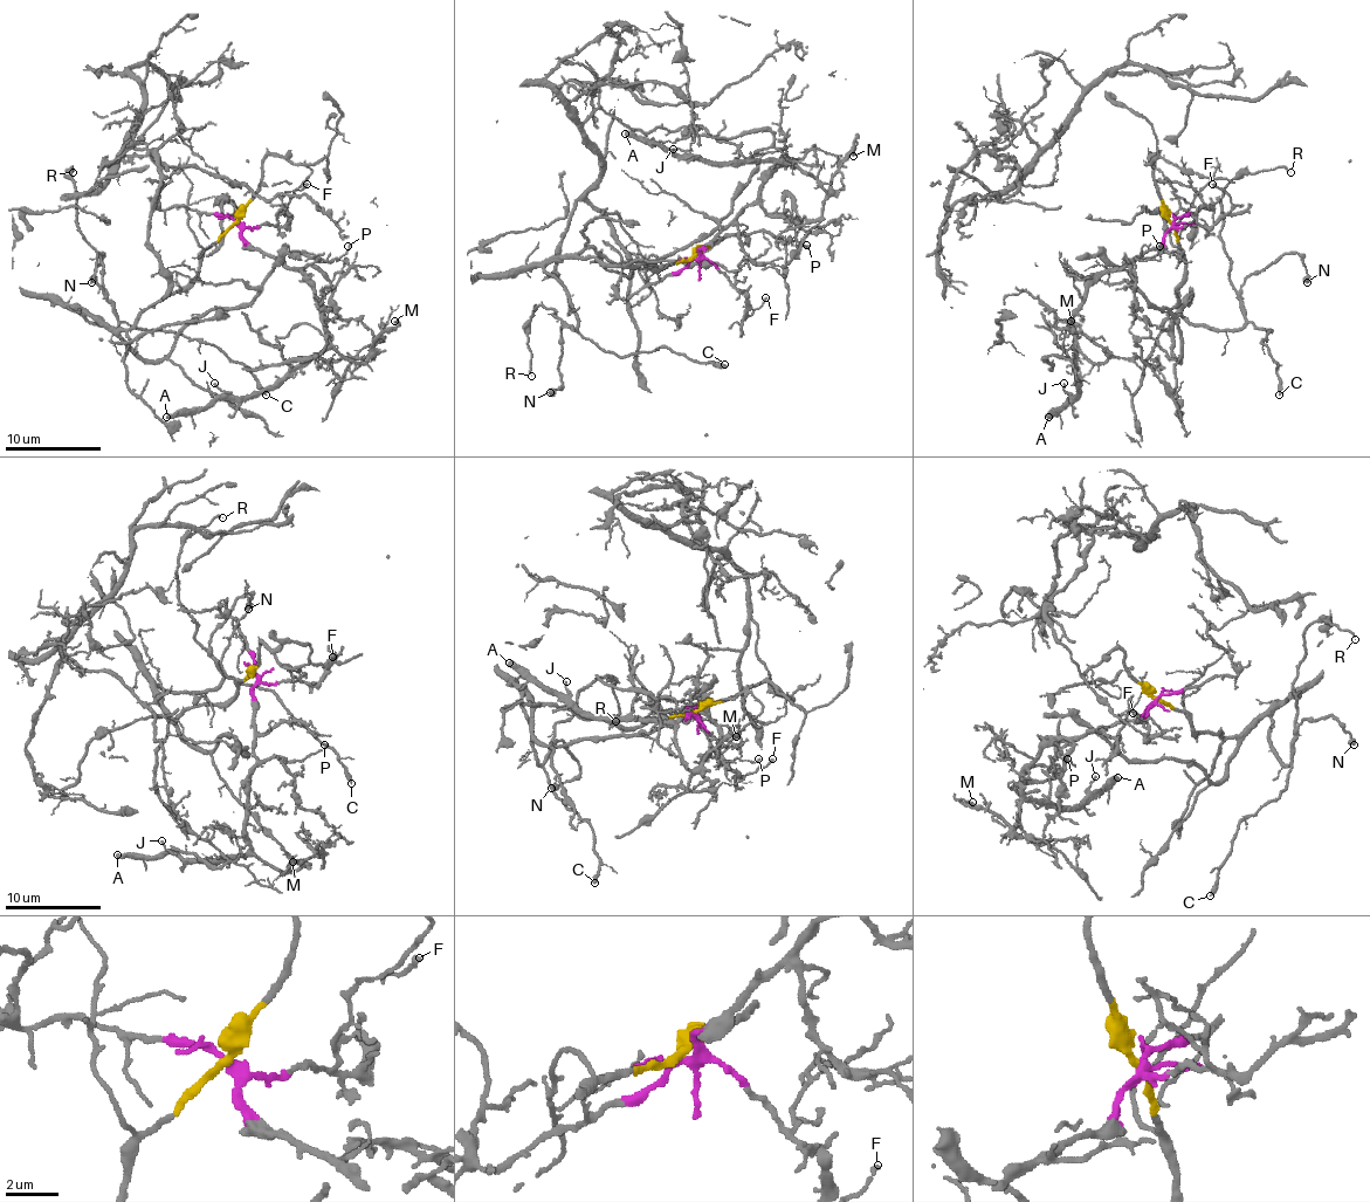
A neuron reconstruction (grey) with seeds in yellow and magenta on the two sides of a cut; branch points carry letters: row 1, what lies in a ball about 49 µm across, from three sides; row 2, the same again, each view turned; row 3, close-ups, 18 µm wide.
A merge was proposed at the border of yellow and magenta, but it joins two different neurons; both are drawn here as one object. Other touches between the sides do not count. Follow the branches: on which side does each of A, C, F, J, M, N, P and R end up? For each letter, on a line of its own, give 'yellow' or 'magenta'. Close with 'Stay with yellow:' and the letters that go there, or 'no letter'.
A: magenta
C: yellow
F: magenta
J: magenta
M: magenta
N: yellow
P: magenta
R: yellow
Stay with yellow: C, N, R

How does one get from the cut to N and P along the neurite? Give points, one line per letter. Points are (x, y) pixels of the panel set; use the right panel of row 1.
N: (1172, 220), (1184, 279), (1163, 329), (1179, 315), (1238, 329), (1243, 283), (1284, 254), (1300, 256), (1307, 283)
P: (1172, 220), (1158, 247), (1136, 254), (1120, 269), (1131, 259), (1158, 259), (1161, 245)

